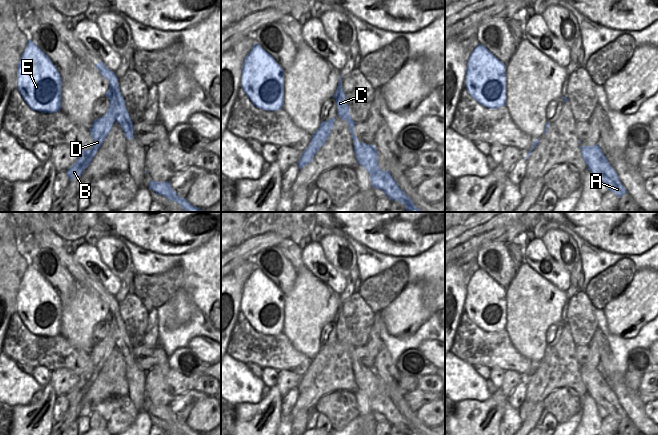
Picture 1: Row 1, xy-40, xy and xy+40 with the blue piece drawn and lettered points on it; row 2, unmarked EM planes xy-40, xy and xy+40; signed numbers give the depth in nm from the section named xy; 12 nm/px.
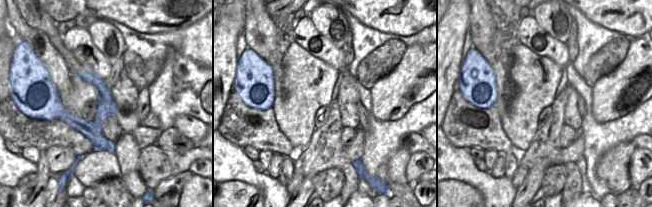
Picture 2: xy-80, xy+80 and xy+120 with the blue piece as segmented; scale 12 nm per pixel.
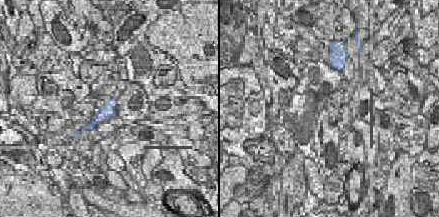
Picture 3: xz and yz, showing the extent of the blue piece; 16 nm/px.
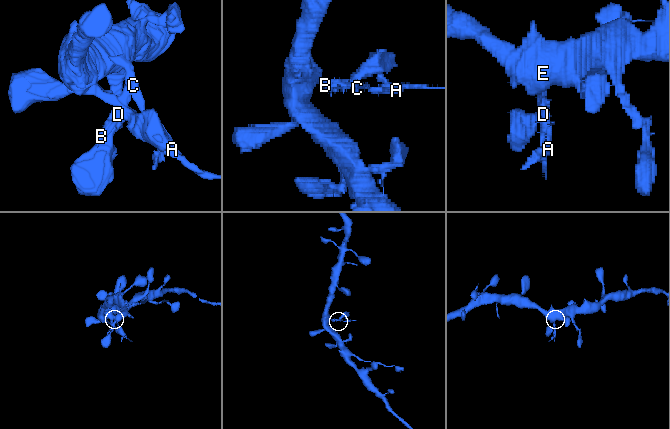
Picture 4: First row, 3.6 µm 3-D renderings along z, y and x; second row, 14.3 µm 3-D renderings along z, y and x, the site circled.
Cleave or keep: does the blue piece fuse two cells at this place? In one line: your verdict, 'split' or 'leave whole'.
leave whole

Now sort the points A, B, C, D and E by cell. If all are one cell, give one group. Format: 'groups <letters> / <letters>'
groups A B C D E

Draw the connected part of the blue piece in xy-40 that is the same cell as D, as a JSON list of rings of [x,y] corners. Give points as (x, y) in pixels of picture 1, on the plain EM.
[[[103,286],[97,287],[94,290],[99,294],[100,298],[109,305],[109,314],[106,316],[106,321],[110,324],[110,330],[101,342],[93,345],[90,352],[90,358],[93,362],[93,371],[90,374],[81,374],[77,385],[67,394],[66,397],[69,401],[69,407],[73,402],[81,401],[81,398],[89,390],[97,374],[108,360],[115,344],[121,350],[125,361],[134,364],[133,347],[120,316],[118,309],[119,303]]]

